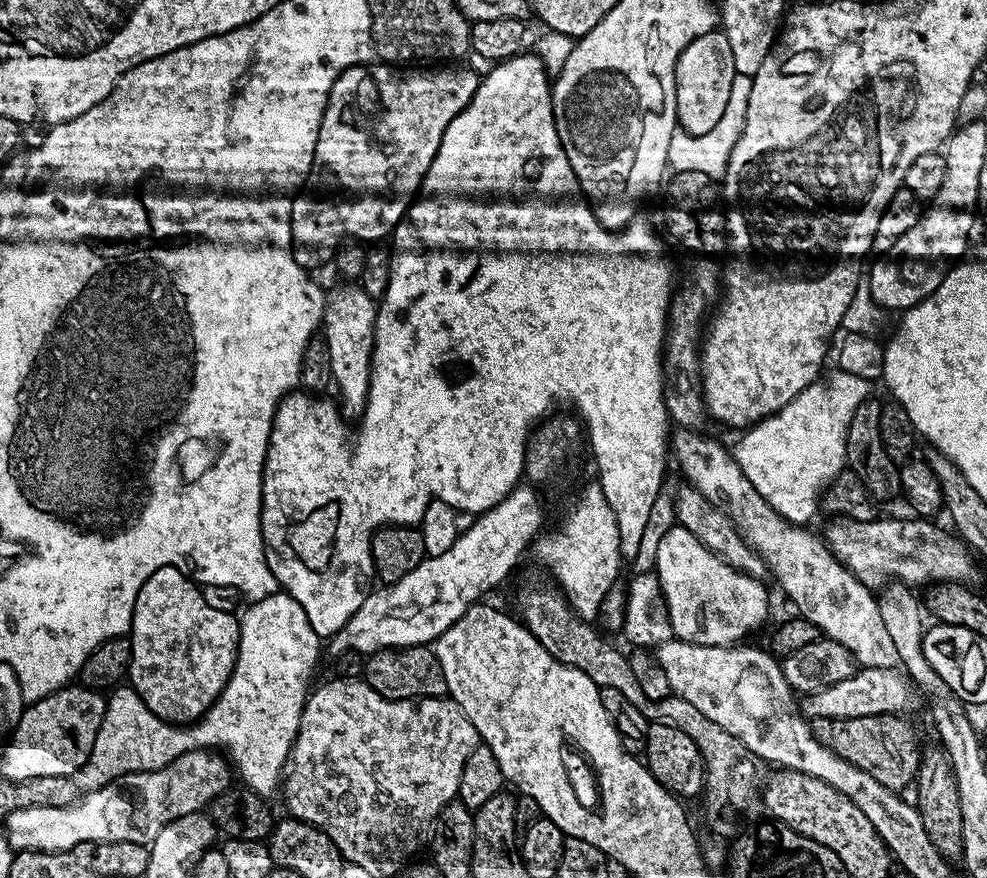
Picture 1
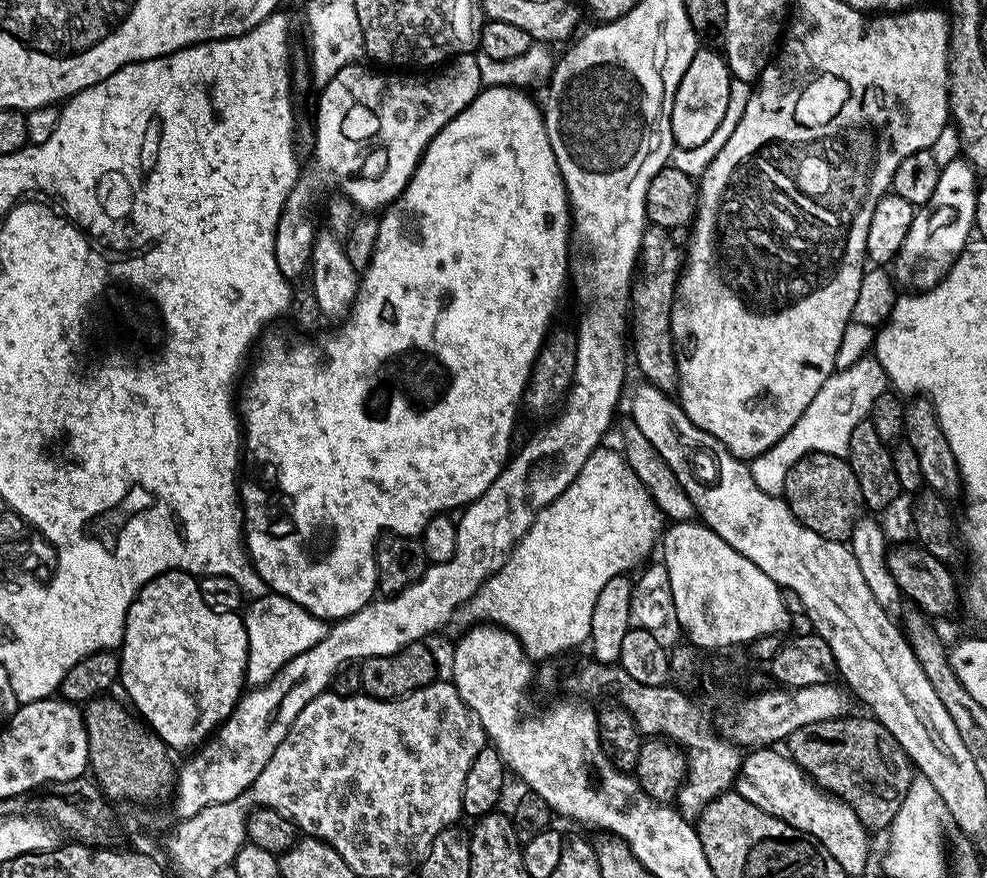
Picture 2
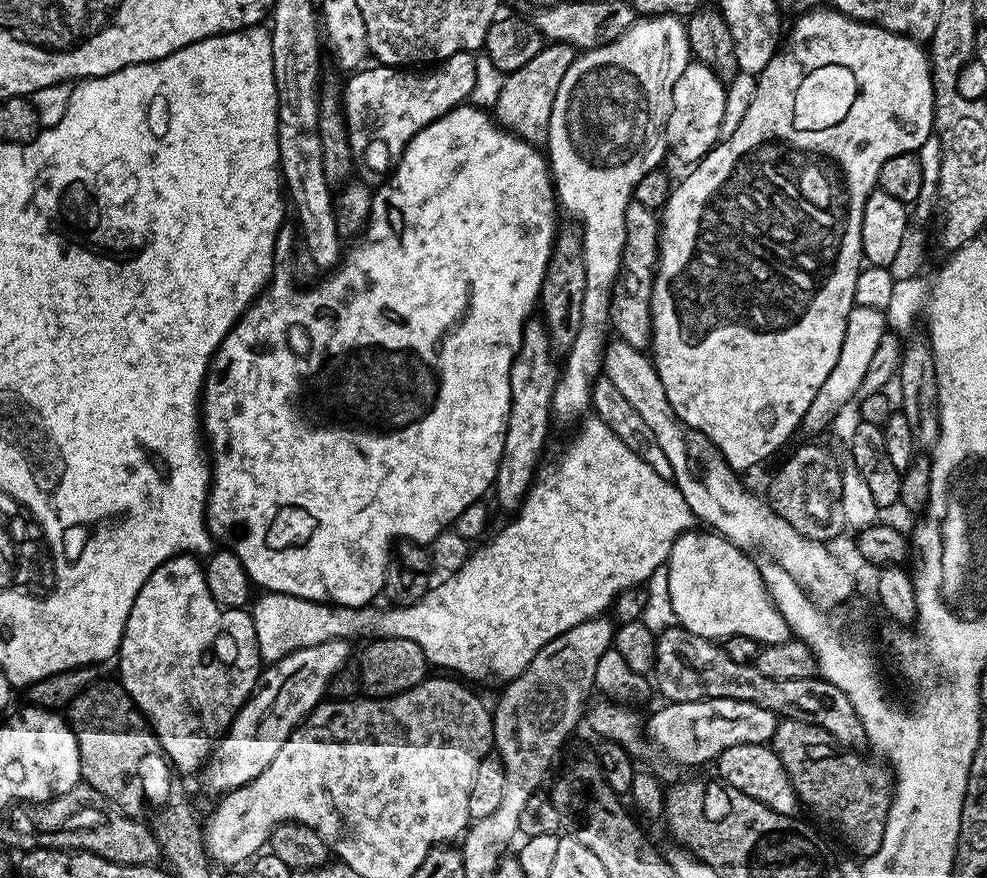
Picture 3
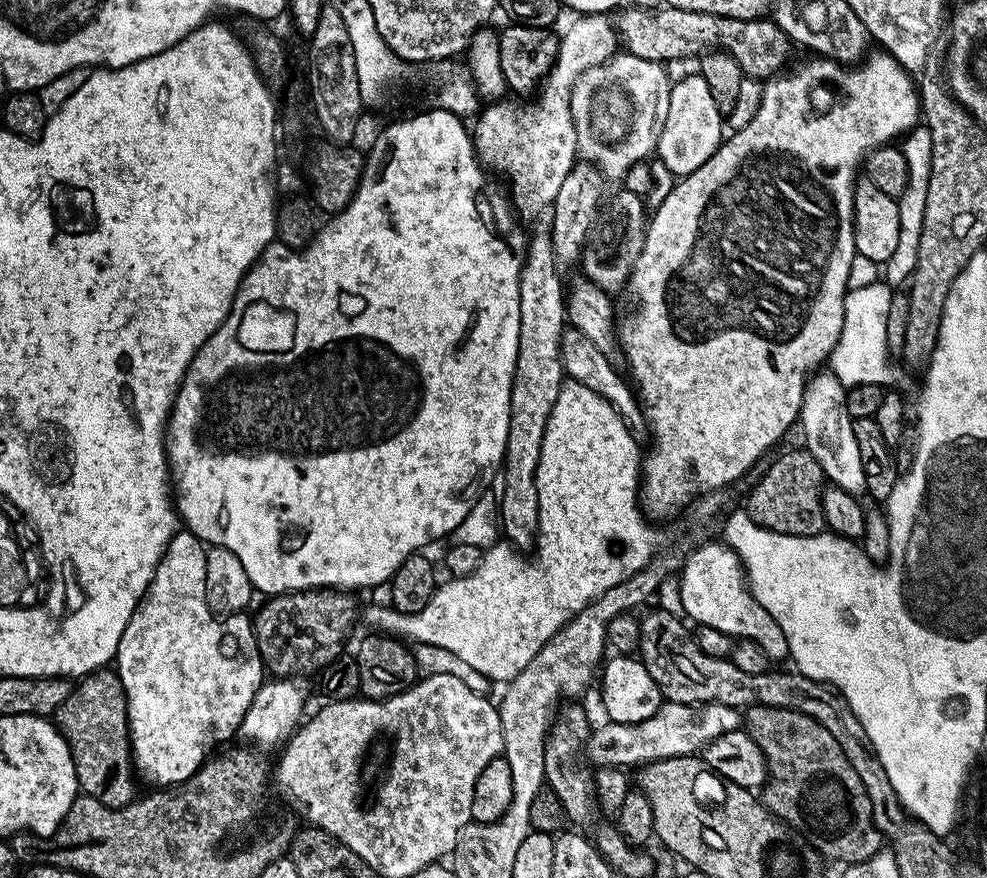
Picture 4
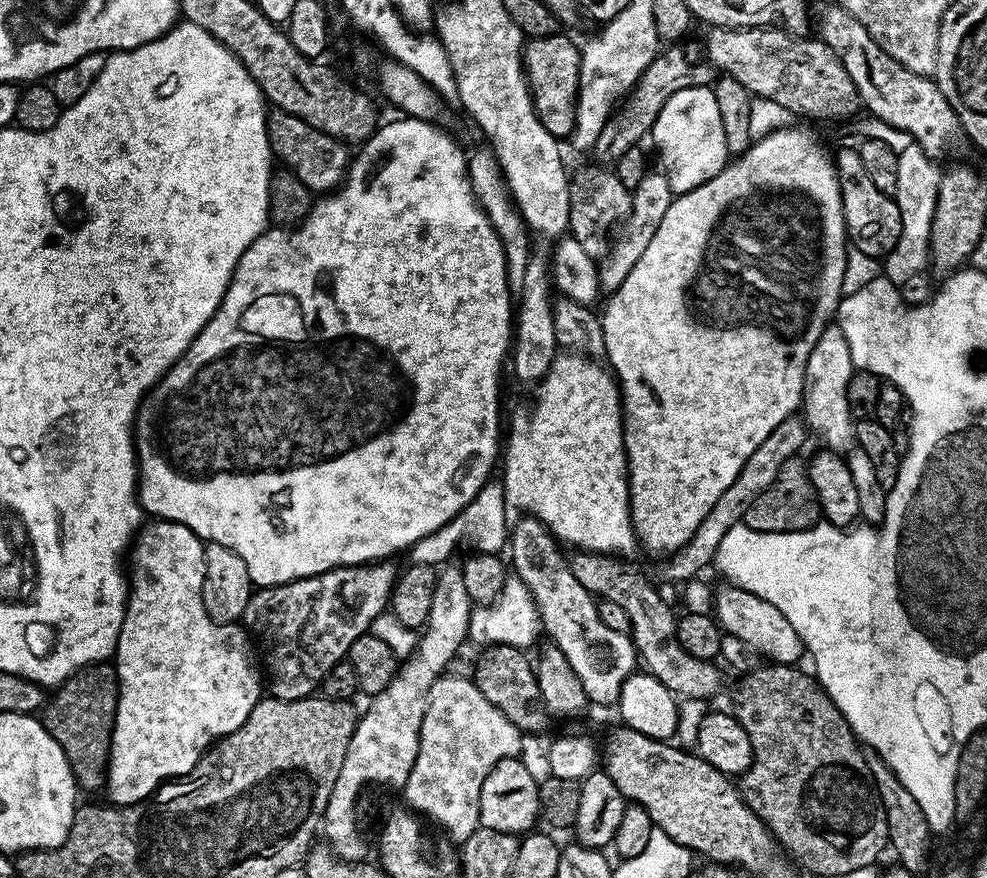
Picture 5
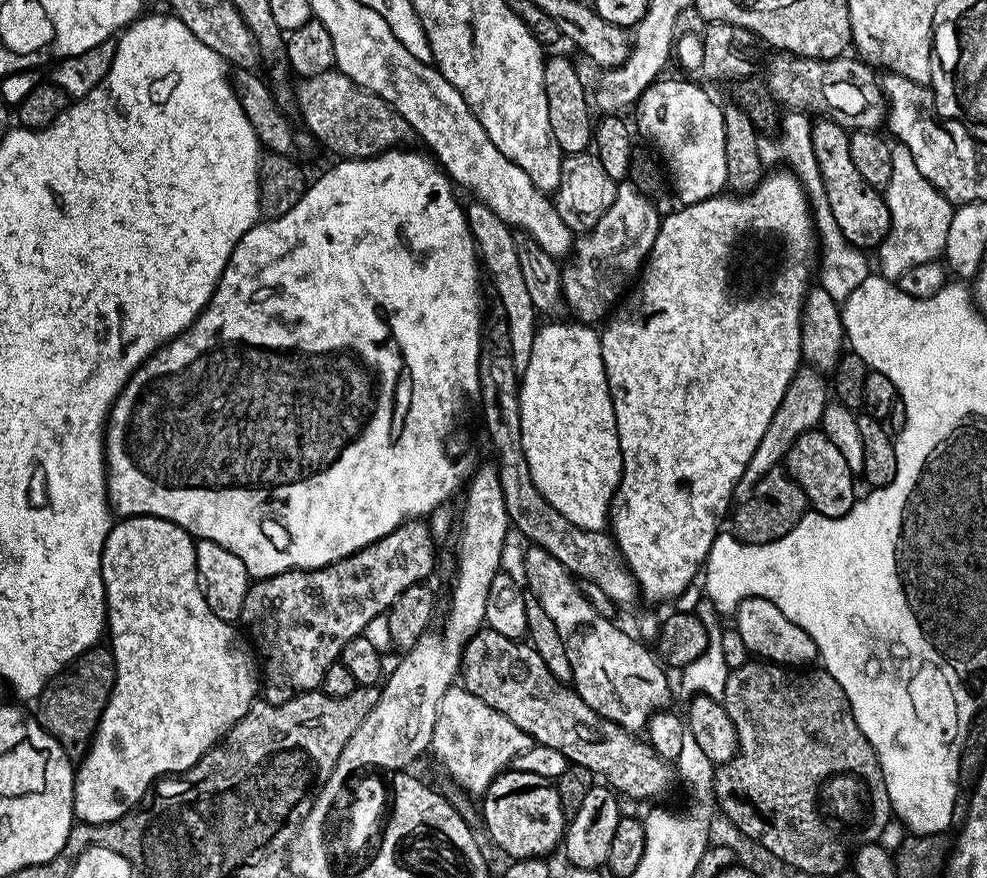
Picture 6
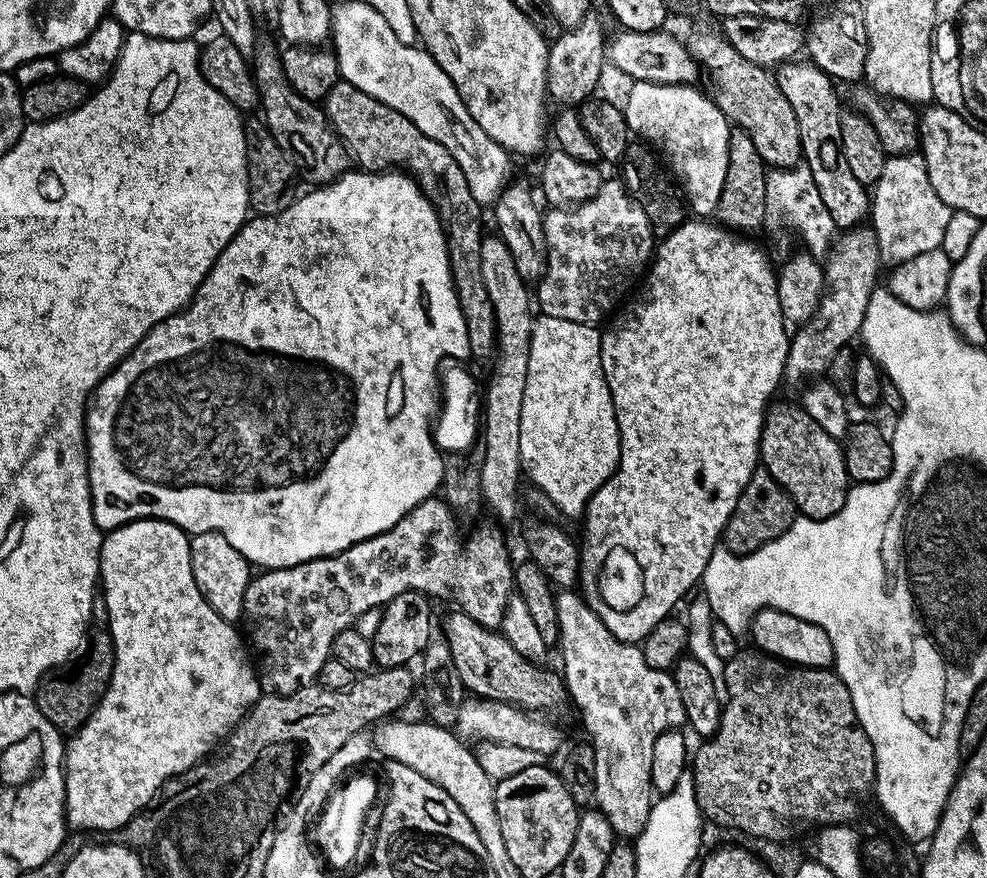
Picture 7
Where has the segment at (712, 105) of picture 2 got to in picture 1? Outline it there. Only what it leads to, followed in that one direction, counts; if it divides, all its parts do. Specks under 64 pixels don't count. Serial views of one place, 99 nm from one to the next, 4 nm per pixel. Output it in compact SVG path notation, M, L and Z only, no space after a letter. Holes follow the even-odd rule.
M717 30L696 36L676 63L676 119L683 131L692 136L706 134L722 122L722 114L726 114L726 102L730 102L730 86L734 86L736 77L734 70L734 53L730 51L730 42L724 37L723 31Z

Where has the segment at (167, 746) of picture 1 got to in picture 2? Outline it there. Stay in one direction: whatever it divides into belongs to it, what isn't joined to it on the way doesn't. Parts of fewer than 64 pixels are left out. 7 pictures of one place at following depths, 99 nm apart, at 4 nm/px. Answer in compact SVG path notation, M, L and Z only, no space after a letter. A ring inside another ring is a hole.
M261 594L255 597L251 603L247 605L248 612L243 613L246 634L248 635L248 674L246 680L249 685L259 686L273 680L278 674L278 670L282 670L282 666L286 666L286 662L290 662L306 650L310 650L310 646L318 646L318 642L322 642L322 638L326 638L329 625L314 614L310 614L308 609L301 604L295 604L285 596Z

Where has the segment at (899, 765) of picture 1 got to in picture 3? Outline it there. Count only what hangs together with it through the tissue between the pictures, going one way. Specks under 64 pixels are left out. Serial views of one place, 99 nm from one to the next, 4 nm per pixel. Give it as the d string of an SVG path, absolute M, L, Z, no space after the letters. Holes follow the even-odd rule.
M784 718L777 723L776 733L772 735L770 746L778 754L786 774L796 791L796 799L804 804L820 820L833 824L838 831L854 846L862 858L876 854L882 846L886 834L888 811L894 795L894 777L883 763L871 764L860 757L861 753L849 750L836 741L826 730L805 720Z

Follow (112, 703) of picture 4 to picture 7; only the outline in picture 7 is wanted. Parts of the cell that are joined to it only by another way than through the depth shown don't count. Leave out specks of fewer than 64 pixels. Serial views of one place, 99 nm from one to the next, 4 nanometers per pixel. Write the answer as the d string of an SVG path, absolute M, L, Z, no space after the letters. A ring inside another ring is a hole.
M107 627L89 631L83 644L76 650L74 659L59 665L47 673L34 689L34 699L38 710L61 733L71 734L84 725L90 714L98 706L102 694L106 694L108 683L114 670L116 651L112 645L112 633Z

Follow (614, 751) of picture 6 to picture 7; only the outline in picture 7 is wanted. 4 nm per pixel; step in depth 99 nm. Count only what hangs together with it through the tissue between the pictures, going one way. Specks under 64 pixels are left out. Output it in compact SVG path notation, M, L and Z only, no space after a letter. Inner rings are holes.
M459 610L452 613L444 620L442 635L450 646L450 655L454 657L454 667L458 670L458 678L462 678L465 689L473 697L482 700L497 700L503 704L512 704L515 708L523 708L533 714L544 714L547 708L556 708L563 700L566 700L566 689L559 671L551 672L550 669L530 662L510 646L510 642L499 631L483 628L474 618Z

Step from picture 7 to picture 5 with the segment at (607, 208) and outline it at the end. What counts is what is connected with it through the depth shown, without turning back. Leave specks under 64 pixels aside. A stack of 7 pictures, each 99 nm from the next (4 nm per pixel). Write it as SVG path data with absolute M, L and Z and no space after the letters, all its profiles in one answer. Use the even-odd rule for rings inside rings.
M649 172L644 176L638 187L633 189L632 206L627 216L624 218L611 246L609 253L602 259L597 267L599 274L600 289L603 293L611 294L616 292L622 282L626 280L626 275L630 274L638 259L642 258L643 251L654 238L655 231L658 230L659 223L665 217L666 210L671 206L674 193L669 188L668 179L662 172Z

